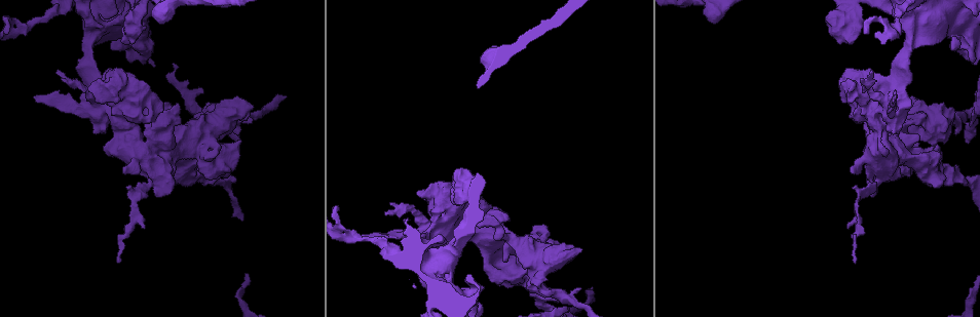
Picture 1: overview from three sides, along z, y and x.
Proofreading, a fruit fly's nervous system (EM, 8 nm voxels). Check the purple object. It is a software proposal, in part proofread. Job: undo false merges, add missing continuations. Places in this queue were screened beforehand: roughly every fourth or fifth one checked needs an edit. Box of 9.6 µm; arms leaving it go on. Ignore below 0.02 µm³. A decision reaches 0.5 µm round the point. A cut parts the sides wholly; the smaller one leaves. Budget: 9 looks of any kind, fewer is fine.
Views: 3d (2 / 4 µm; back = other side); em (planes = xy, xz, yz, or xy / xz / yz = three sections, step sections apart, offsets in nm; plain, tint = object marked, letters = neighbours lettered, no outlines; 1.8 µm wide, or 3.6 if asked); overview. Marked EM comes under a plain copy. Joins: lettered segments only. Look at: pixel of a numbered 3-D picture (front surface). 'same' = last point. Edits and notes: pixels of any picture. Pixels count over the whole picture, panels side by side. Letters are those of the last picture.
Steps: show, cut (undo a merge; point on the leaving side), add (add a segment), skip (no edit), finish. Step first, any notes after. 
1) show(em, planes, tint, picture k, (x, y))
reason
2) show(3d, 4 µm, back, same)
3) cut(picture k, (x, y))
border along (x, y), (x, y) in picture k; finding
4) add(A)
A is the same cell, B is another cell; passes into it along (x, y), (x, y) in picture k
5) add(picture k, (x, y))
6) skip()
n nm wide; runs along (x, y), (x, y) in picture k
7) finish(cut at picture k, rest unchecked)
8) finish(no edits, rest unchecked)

show(3d, 4 µm, picture 1, (888, 108))
sudden change in width

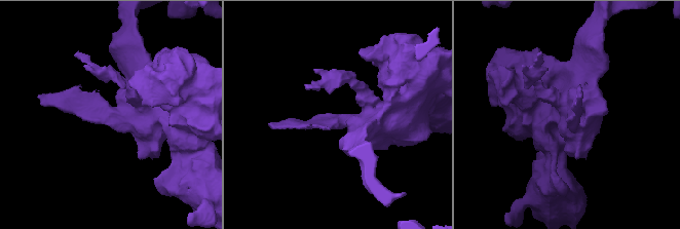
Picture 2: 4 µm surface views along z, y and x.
show(em, planes, letters, picture 2, (329, 123))

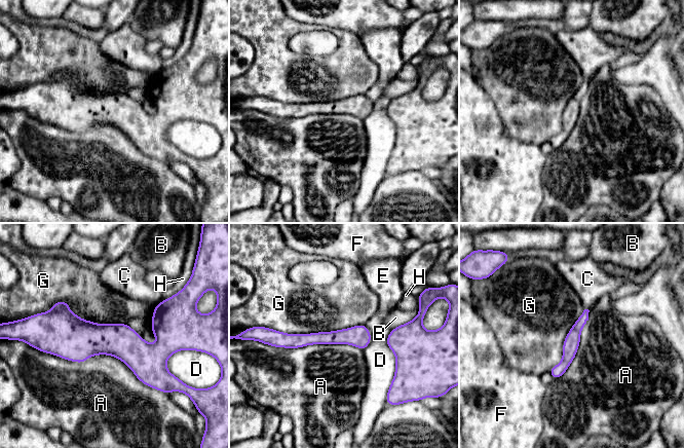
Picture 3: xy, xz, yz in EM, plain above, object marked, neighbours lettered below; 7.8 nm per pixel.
skip()
A, B, C, D, E, F, G and H are other cells; runs along (52, 333), (132, 349), (176, 343) in picture 3; one cell here

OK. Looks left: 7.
show(3d, 4 µm, picture 1, (904, 142))
abrupt turn

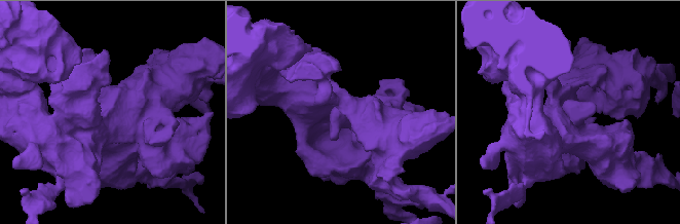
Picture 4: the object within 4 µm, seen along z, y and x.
show(em, 3.6 µm, planes, letters, picture 4, (335, 113))

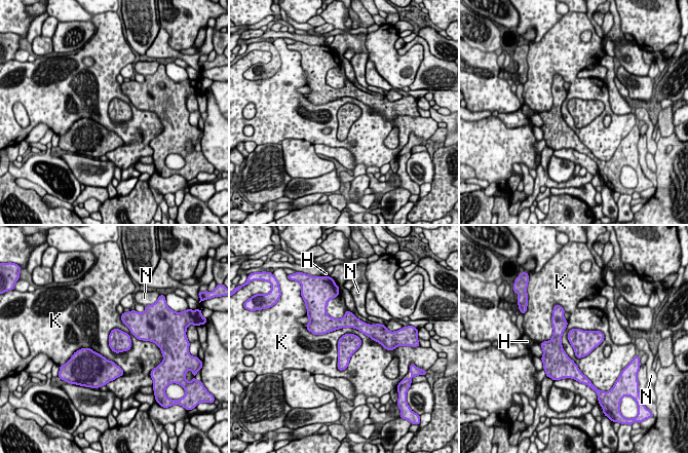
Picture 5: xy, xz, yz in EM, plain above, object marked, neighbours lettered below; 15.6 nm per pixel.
skip()
H, K and N are other cells; border along (605, 336), (571, 329), (567, 340) in picture 5; continuous, no second cell

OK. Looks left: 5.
show(3d, 4 µm, back, picture 1, (143, 101))
closes a loop

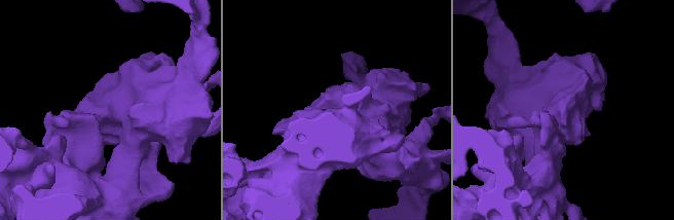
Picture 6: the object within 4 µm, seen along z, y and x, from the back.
show(em, yz, step 4, letters, picture 6, (104, 108))
need the tissue

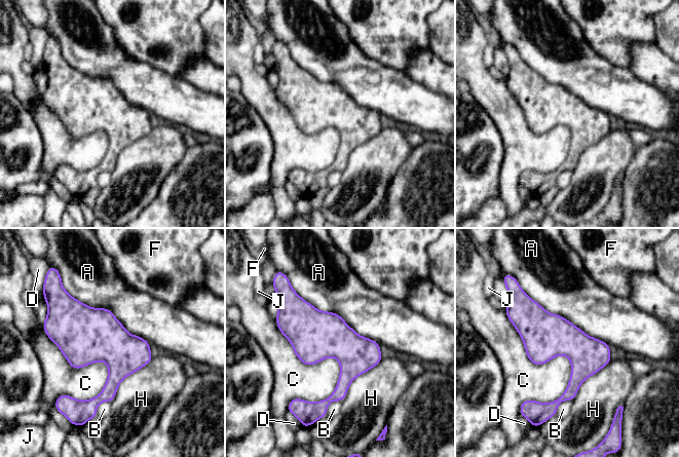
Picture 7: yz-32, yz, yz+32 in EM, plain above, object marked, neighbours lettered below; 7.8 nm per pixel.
skip()
A, B, C, D, F, H and J are other cells; border along (505, 312), (555, 401) in picture 7; continuous, no second cell

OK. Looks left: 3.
show(em, planes, tint, picture 1, (90, 36))
thick turns thin

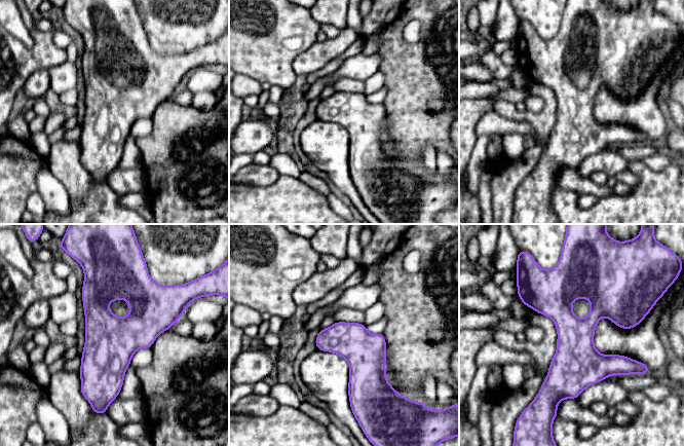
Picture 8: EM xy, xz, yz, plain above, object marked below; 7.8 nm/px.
show(em, planes, letters, same)
see the neighbours

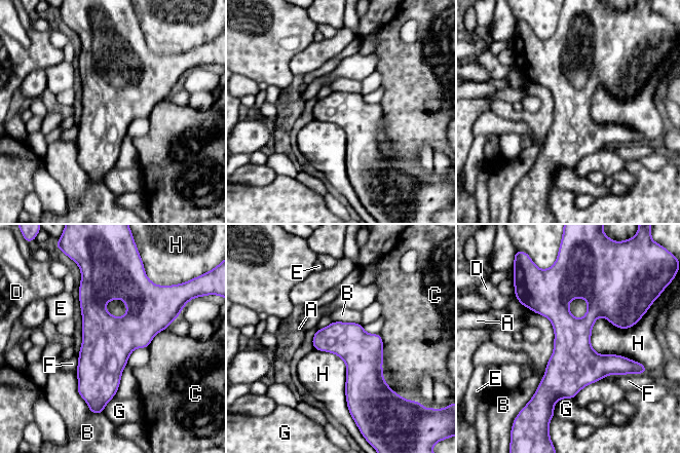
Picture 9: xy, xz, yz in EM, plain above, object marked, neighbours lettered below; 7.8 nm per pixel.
skip()
300 nm wide; H touches over 500 nm; A, B, C, D, E, F, G and H are other cells; one cell here

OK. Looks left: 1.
finish(no edits, rest unchecked)

